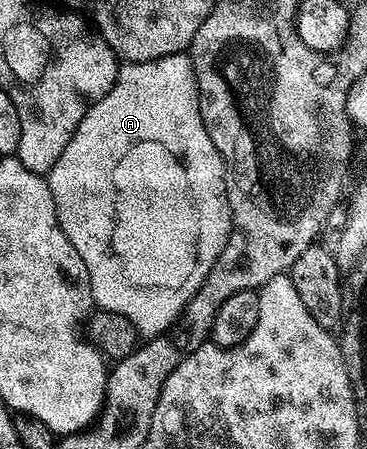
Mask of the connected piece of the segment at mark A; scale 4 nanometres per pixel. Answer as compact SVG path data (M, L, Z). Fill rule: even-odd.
M189 54L169 55L150 63L123 62L112 89L93 103L84 113L84 121L76 125L72 141L48 172L48 182L60 229L88 265L95 304L128 317L139 336L165 333L208 277L208 269L220 257L234 225L226 192L226 160L204 129Z

